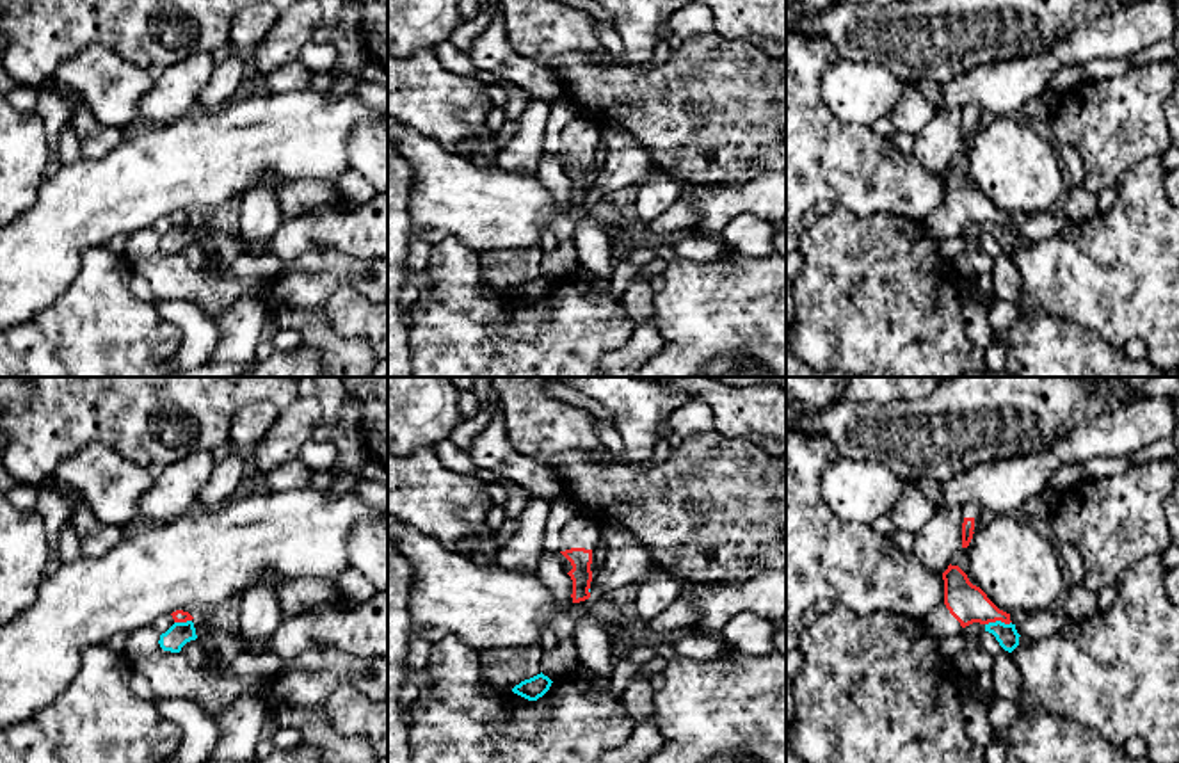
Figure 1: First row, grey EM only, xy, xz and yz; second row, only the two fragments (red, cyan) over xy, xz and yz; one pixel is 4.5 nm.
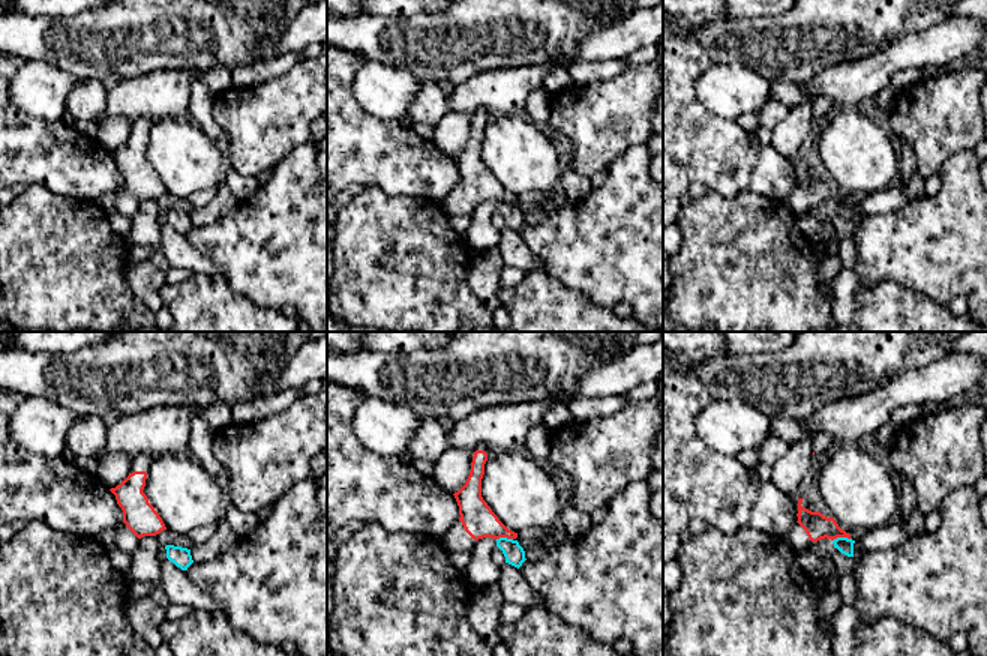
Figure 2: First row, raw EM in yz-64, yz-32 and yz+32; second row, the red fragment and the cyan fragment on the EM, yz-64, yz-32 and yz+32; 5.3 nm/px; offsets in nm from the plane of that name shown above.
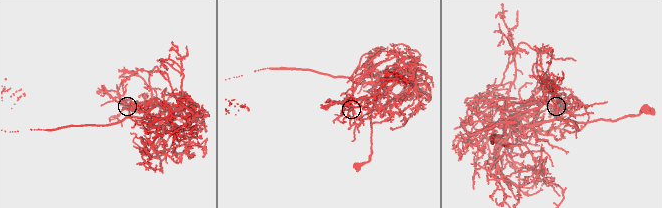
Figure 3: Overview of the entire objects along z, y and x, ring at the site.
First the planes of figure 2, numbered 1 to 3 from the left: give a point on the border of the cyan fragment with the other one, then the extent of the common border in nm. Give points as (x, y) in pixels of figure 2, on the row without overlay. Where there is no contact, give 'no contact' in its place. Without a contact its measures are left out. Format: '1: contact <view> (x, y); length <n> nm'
1: no contact
2: contact yz-32 (504, 200); length 90 nm
3: contact yz+32 (840, 200); length 100 nm

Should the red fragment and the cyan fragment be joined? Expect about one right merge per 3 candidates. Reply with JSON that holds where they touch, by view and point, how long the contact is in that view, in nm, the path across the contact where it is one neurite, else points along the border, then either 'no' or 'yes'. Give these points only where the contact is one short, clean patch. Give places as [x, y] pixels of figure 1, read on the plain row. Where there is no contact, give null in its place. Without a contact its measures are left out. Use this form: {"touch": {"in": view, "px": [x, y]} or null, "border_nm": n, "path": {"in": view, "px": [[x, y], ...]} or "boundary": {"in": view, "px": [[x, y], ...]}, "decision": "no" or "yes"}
{"touch": {"in": "yz", "px": [998, 221]}, "border_nm": 120, "path": {"in": "yz", "px": [[968, 205], [998, 221], [1007, 237]]}, "decision": "yes"}

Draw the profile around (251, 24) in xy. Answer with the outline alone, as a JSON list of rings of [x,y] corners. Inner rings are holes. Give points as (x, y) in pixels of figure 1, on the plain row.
[[[251,4],[237,12],[229,28],[235,52],[251,53],[269,34],[279,11],[272,4]]]

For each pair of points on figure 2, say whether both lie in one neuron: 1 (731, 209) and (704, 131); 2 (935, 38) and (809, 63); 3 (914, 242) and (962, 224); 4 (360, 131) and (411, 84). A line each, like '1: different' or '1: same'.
1: different
2: different
3: same
4: different

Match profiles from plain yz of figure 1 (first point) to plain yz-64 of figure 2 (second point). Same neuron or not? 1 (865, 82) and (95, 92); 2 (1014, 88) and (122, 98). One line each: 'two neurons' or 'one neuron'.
1: two neurons
2: one neuron

